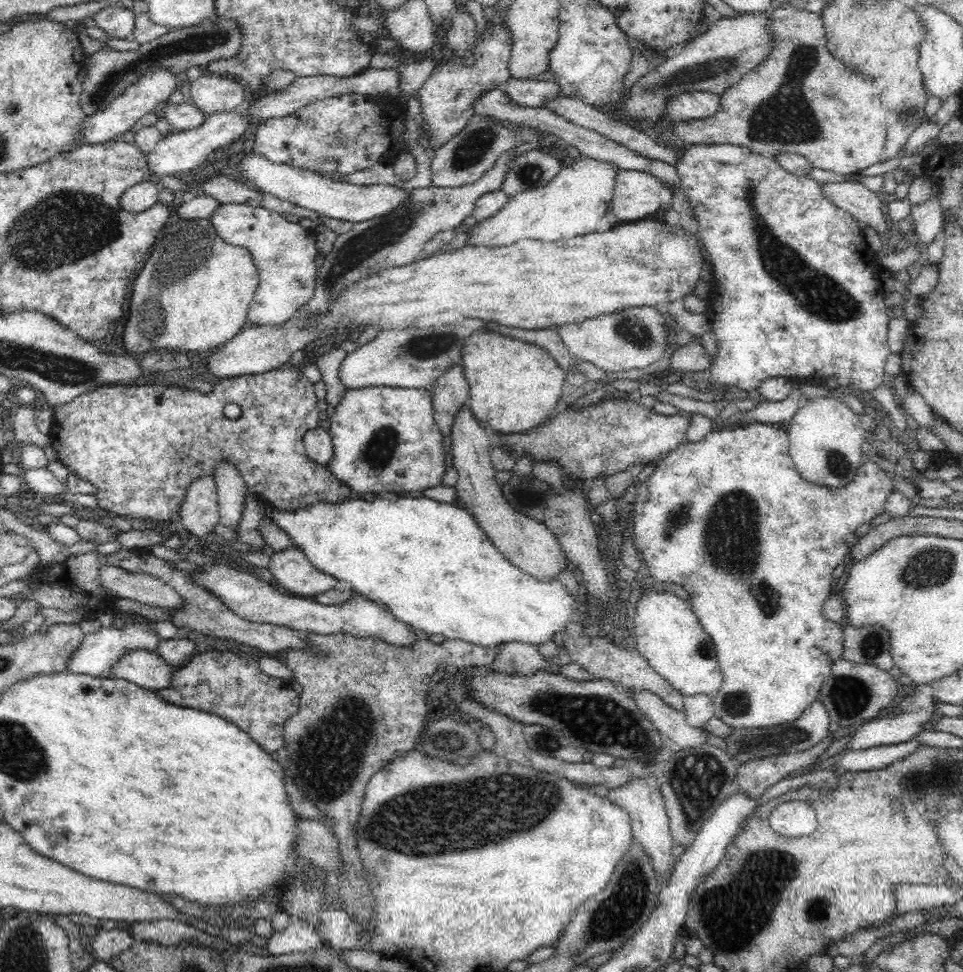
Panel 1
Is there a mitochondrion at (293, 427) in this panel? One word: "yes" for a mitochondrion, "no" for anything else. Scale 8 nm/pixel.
no

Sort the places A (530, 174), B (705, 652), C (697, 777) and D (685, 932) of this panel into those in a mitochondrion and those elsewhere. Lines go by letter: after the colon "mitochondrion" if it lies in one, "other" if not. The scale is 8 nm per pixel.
A: mitochondrion
B: mitochondrion
C: mitochondrion
D: other

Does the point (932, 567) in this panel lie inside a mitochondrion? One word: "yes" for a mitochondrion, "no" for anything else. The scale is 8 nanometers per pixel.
yes

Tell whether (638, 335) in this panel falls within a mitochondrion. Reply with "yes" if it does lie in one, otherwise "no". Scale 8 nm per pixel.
yes

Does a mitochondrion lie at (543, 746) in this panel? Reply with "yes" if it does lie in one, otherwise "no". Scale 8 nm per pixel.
yes

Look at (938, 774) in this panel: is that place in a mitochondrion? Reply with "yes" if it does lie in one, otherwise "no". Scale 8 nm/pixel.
yes

